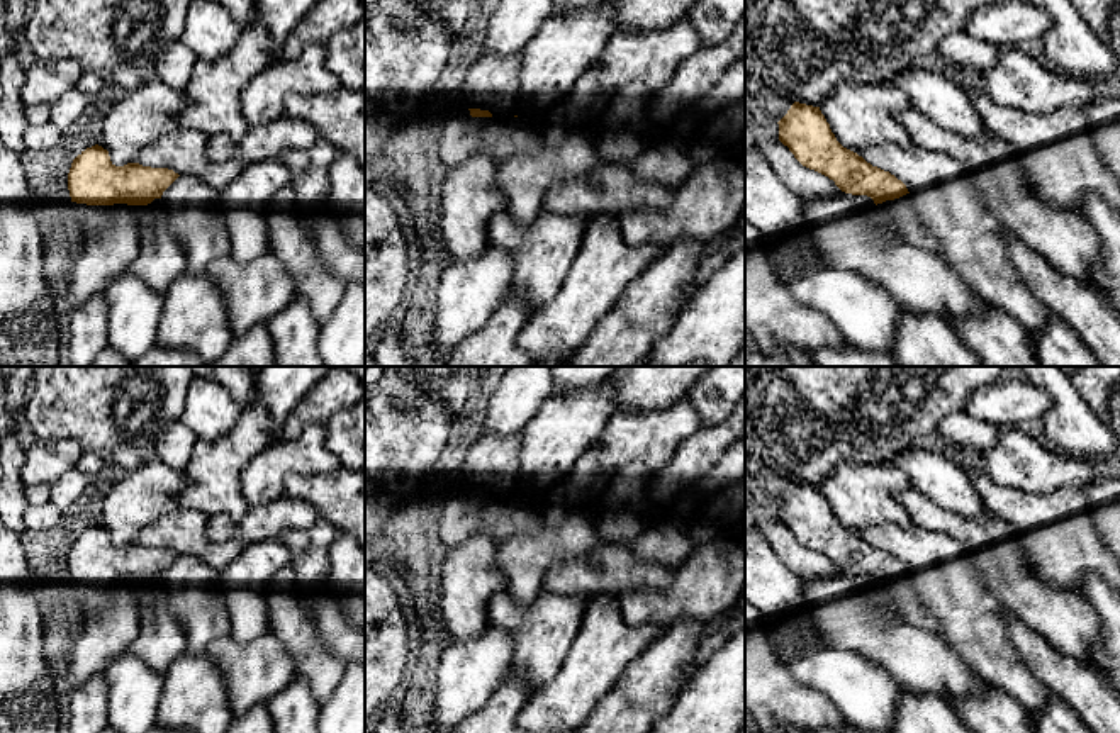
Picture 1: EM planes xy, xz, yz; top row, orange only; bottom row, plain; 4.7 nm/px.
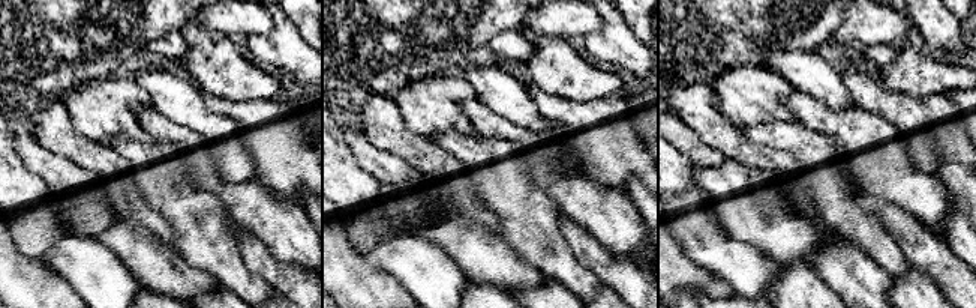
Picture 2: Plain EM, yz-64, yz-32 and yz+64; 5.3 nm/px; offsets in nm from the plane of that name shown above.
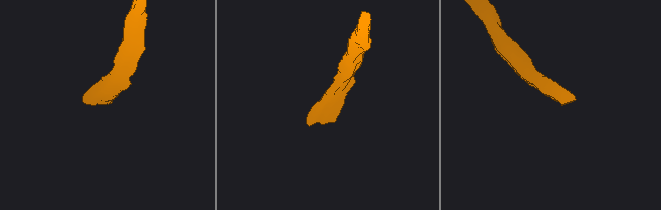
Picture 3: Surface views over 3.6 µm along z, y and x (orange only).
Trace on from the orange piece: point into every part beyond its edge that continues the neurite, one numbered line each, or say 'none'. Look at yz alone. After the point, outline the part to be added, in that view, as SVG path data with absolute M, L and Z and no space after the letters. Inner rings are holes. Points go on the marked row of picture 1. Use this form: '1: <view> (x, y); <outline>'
1: yz (898, 214); M910 193L877 204L877 207L882 221L899 236L901 241L942 255L938 243L920 222Z

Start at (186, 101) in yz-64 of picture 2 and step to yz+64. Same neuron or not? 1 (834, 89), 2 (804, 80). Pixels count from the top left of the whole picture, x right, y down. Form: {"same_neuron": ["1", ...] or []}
{"same_neuron": ["1", "2"]}

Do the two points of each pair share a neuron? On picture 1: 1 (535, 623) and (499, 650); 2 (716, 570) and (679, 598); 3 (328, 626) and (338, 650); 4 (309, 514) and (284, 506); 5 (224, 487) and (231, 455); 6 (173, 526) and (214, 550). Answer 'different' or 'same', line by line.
1: different
2: same
3: same
4: same
5: same
6: same

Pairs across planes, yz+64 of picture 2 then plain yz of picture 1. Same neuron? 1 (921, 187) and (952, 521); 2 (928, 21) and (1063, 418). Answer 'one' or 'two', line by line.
1: one
2: one

